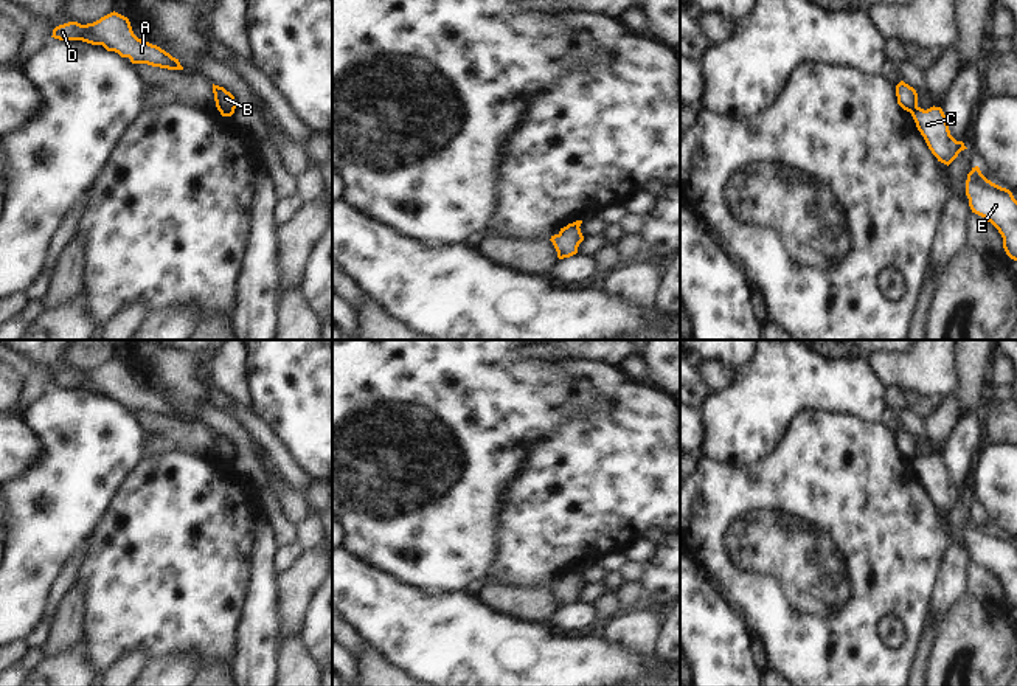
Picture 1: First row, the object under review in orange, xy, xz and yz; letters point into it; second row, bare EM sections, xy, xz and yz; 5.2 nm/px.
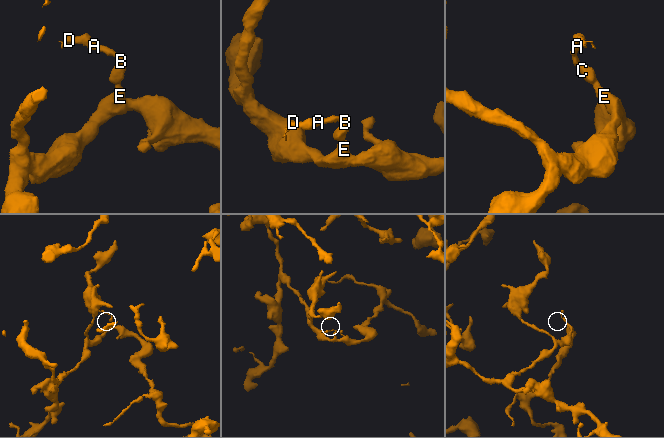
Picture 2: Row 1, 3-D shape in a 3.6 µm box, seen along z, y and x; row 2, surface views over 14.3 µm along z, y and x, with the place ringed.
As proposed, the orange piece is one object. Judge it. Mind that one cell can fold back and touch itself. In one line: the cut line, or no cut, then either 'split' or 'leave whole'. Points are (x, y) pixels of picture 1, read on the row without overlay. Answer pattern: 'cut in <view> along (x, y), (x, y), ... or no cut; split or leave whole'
cut in yz along (918, 455), (912, 461); split

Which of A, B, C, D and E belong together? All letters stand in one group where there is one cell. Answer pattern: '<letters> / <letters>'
A B D / C E

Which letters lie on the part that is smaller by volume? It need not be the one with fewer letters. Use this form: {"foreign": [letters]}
{"foreign": ["A", "B", "D"]}

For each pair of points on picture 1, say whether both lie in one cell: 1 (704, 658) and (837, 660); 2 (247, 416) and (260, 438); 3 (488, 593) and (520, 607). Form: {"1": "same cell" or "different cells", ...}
{"1": "different cells", "2": "same cell", "3": "same cell"}

